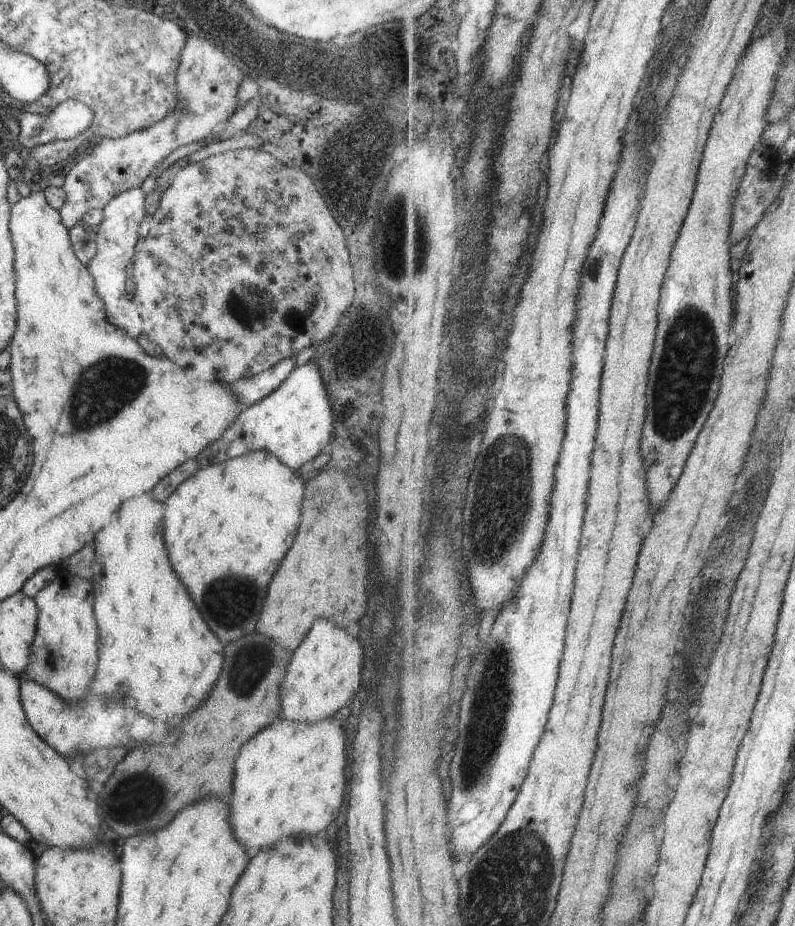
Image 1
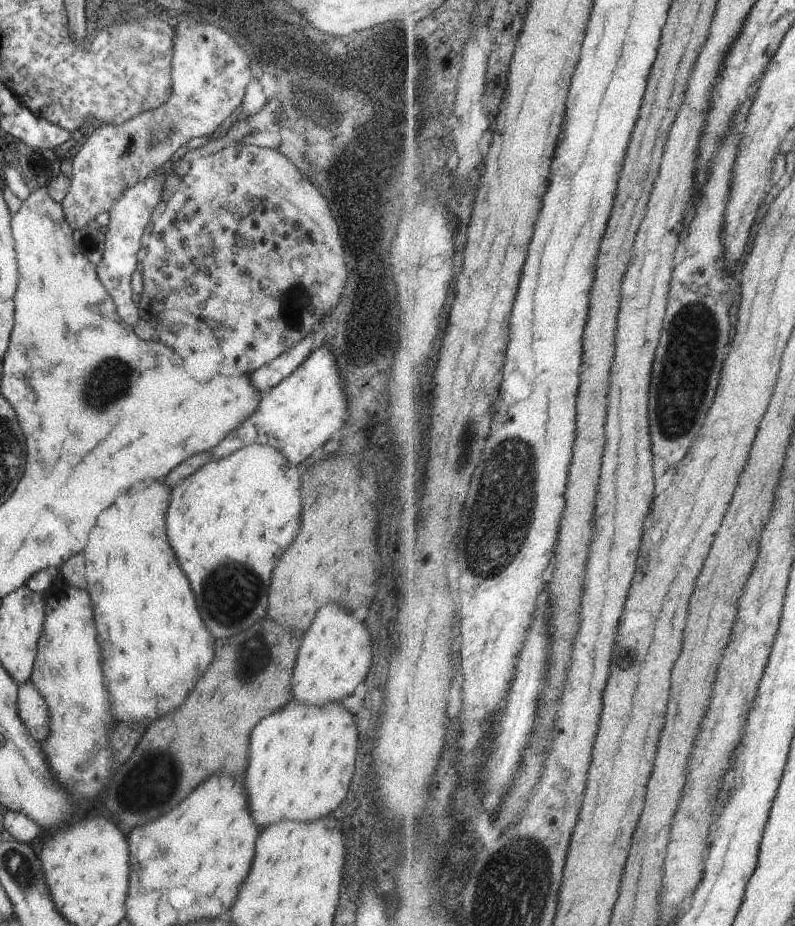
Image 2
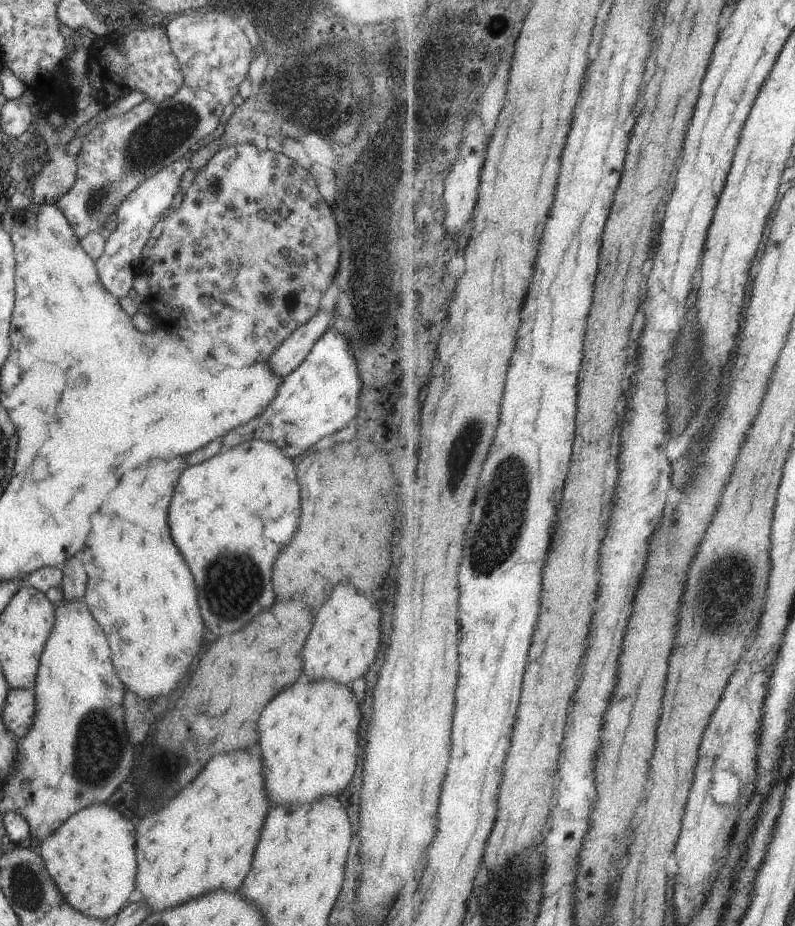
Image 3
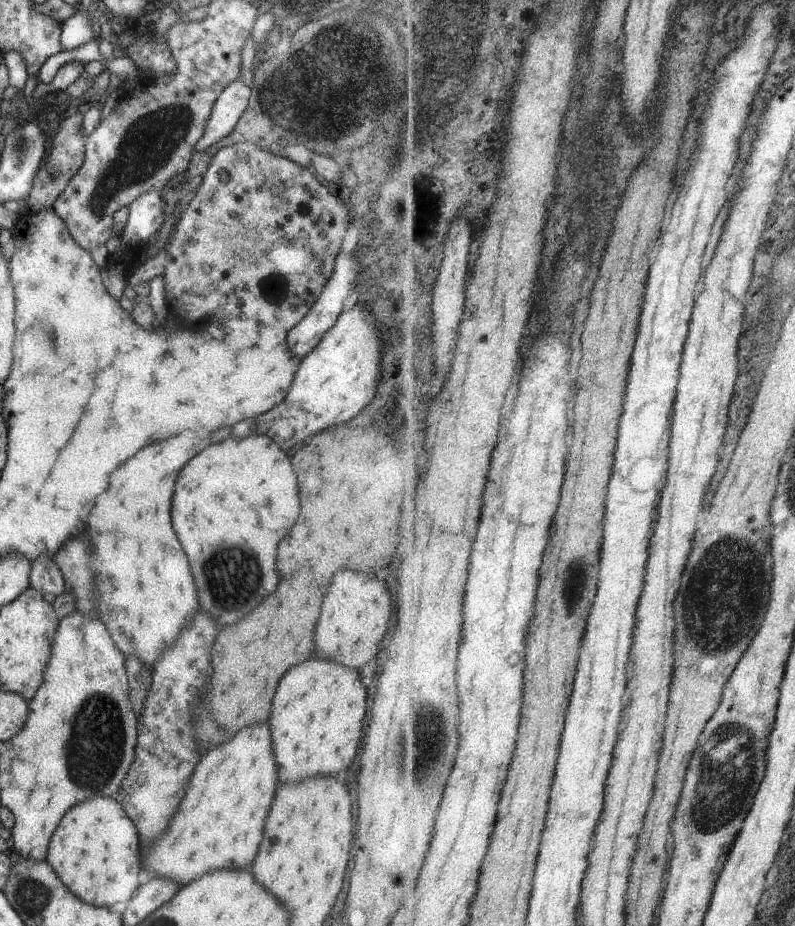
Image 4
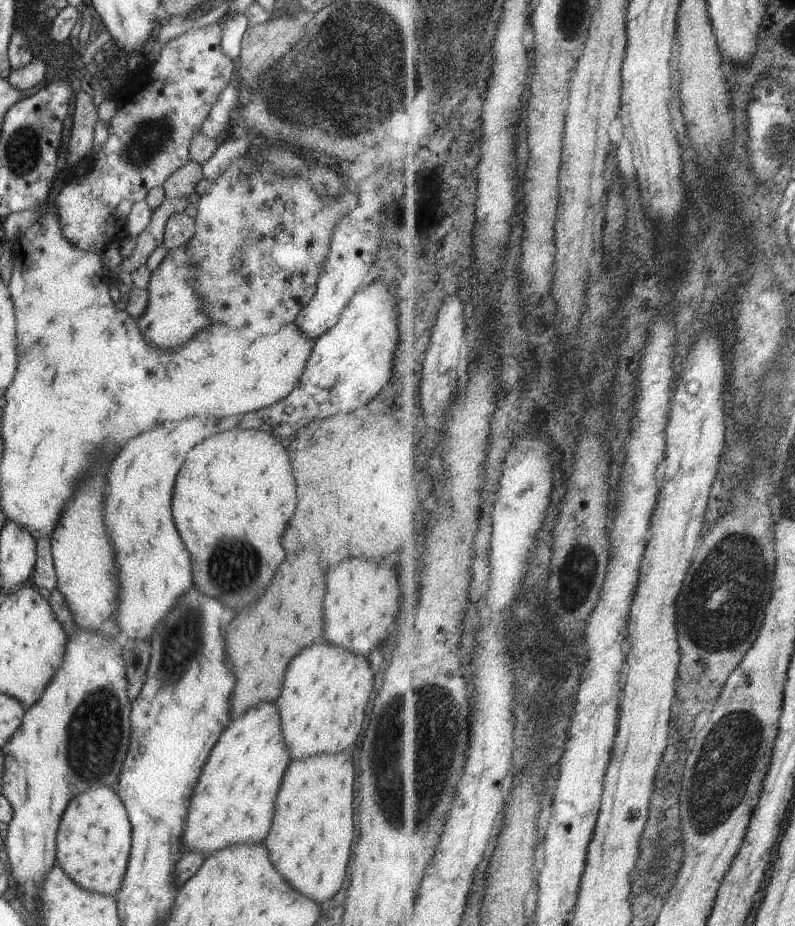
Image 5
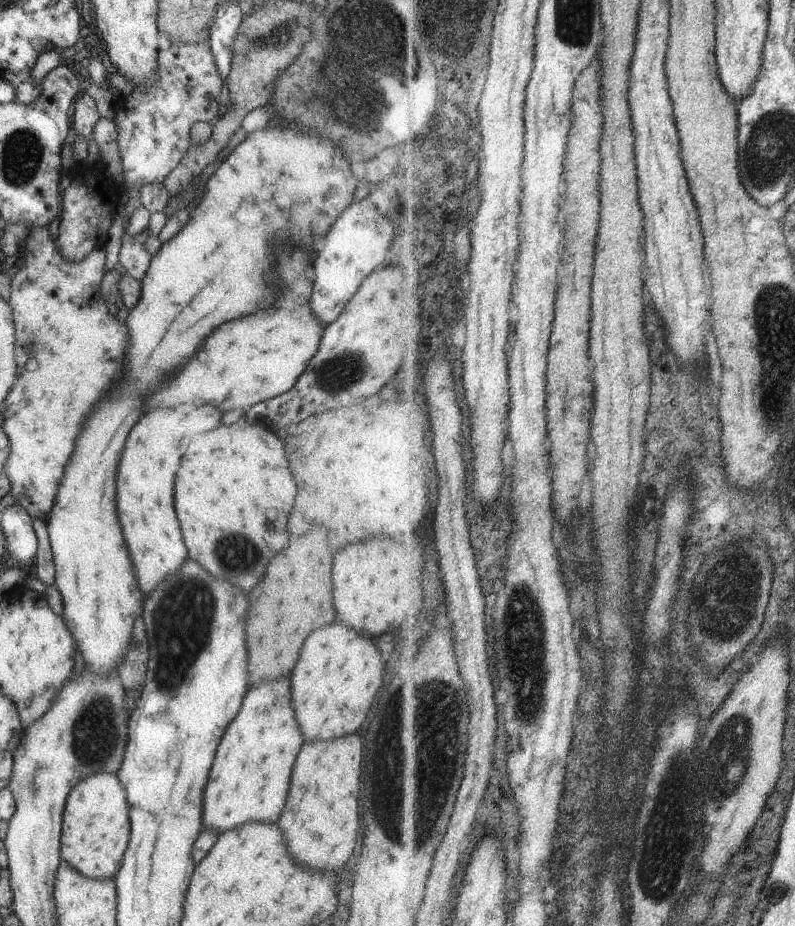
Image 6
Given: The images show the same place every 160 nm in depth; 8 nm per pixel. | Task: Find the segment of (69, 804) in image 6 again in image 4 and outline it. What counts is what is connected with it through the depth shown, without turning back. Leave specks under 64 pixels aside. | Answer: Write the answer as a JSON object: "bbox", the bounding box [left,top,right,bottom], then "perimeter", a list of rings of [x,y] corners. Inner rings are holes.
{"bbox":[45,798,139,908],"perimeter":[[[113,798],[83,800],[63,814],[47,846],[45,861],[83,904],[106,908],[129,901],[139,886],[137,832]]]}

